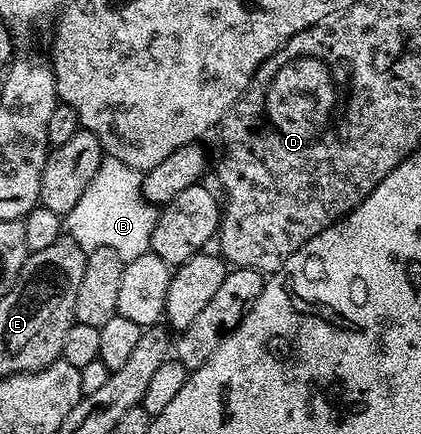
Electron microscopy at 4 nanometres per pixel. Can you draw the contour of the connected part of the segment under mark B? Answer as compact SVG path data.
M105 157L77 200L77 205L65 217L65 231L81 245L85 252L93 249L113 249L117 257L125 261L148 254L151 249L151 234L157 218L156 204L143 198L144 172L133 169L121 161Z

